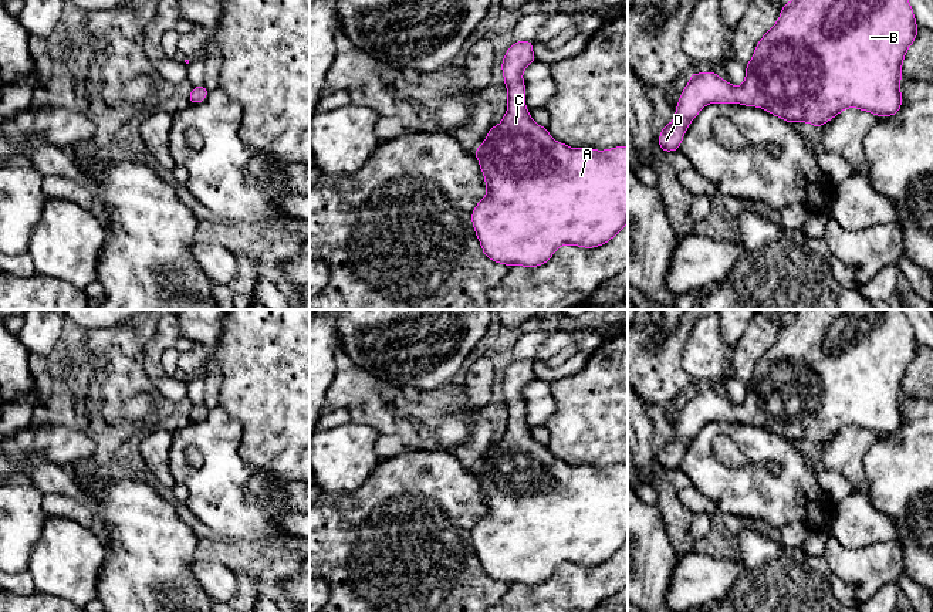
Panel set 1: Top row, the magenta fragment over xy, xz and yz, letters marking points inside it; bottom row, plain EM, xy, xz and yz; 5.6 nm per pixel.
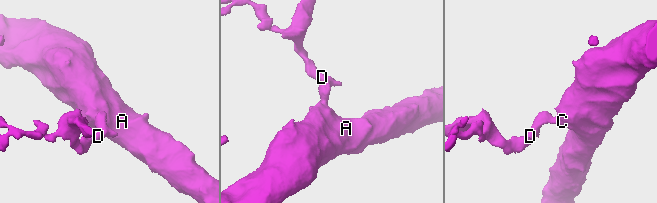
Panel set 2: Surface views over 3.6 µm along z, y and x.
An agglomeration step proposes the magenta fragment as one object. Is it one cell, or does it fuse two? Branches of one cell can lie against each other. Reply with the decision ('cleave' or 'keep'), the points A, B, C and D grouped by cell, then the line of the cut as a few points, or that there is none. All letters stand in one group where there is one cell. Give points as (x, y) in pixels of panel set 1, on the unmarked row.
keep | A B C D | no cut

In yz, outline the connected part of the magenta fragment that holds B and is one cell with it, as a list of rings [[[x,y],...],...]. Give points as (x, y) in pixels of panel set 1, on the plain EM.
[[[800,310],[755,364],[740,405],[713,389],[690,393],[675,437],[660,449],[660,469],[680,467],[686,447],[707,422],[757,425],[790,442],[801,439],[817,446],[848,426],[892,435],[902,425],[902,382],[917,349],[903,310]]]

